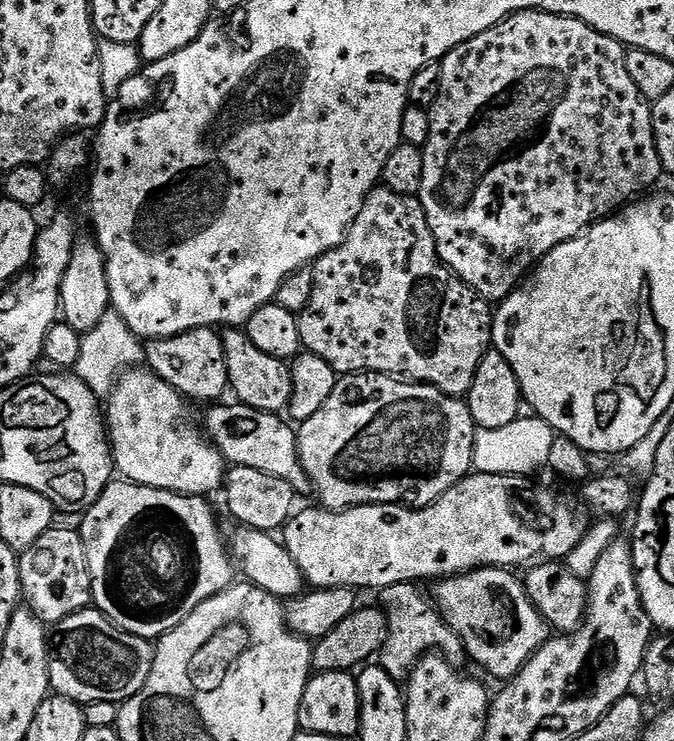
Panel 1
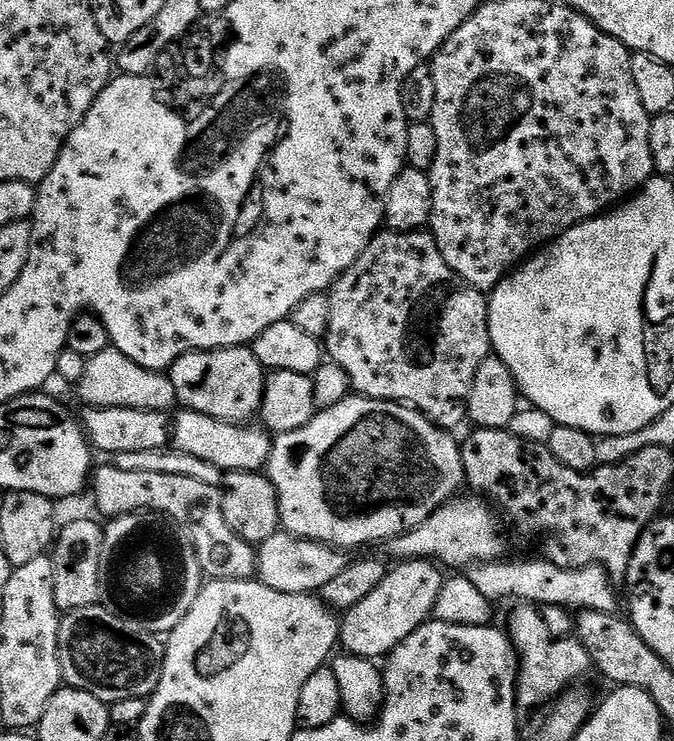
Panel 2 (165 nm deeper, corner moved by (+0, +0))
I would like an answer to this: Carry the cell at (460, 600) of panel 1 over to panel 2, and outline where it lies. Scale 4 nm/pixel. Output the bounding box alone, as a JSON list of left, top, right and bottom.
[506,603,591,709]

